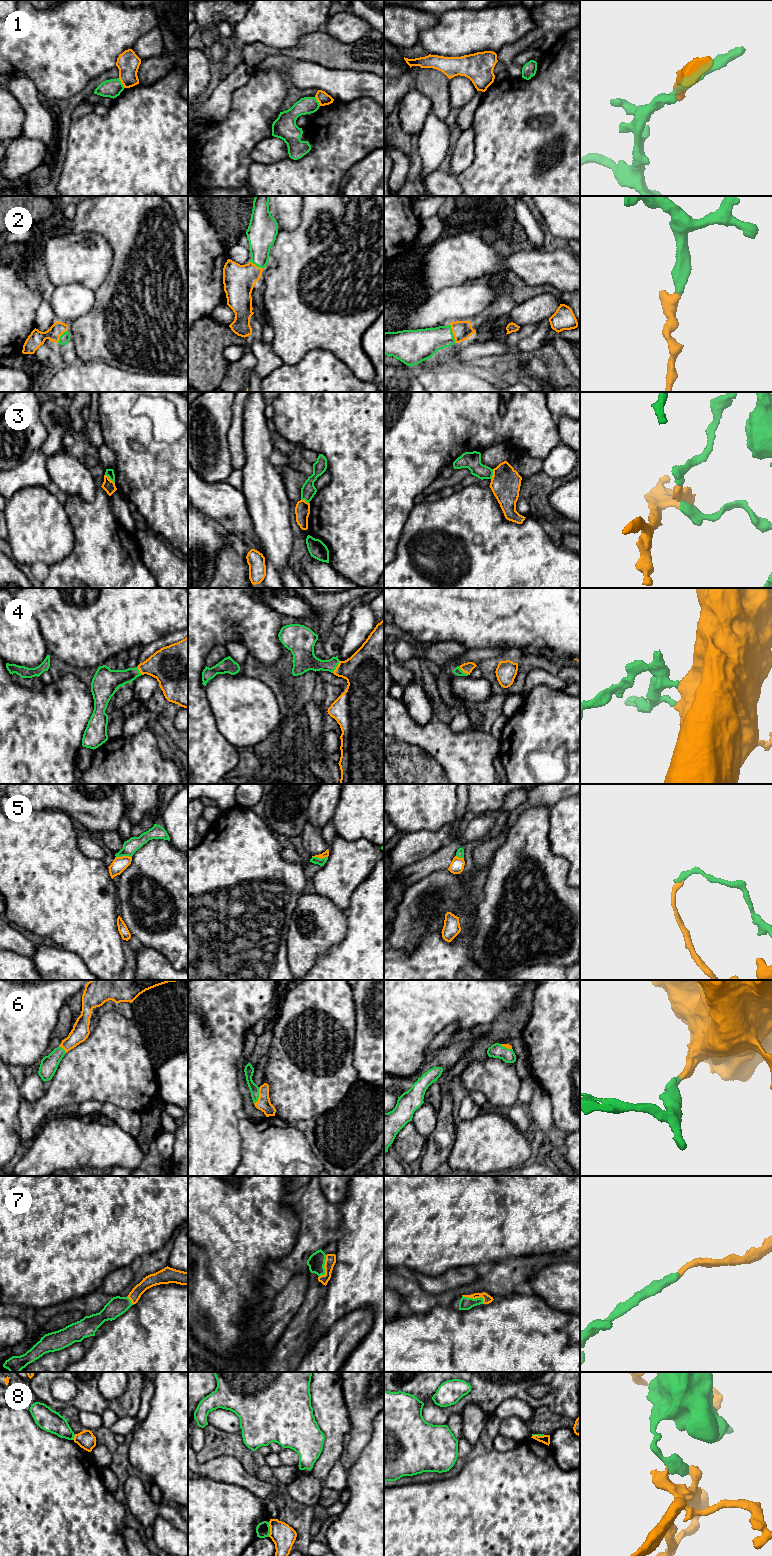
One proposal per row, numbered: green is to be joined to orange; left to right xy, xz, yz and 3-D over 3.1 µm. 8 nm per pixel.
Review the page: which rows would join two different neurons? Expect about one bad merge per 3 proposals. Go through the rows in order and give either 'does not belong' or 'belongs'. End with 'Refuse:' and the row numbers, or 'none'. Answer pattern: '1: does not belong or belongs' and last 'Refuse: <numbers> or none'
1: does not belong
2: belongs
3: does not belong
4: belongs
5: does not belong
6: belongs
7: belongs
8: does not belong
Refuse: 1, 3, 5, 8

